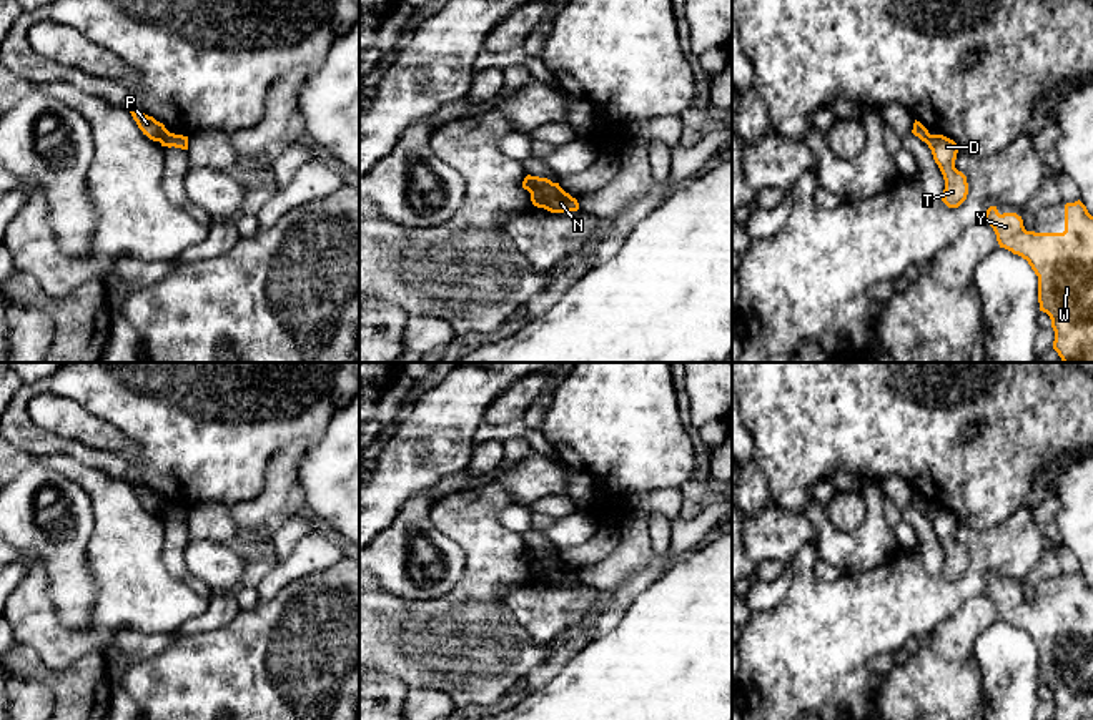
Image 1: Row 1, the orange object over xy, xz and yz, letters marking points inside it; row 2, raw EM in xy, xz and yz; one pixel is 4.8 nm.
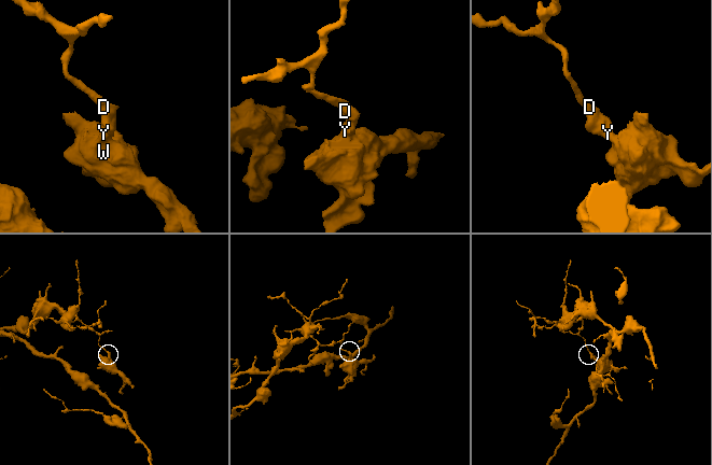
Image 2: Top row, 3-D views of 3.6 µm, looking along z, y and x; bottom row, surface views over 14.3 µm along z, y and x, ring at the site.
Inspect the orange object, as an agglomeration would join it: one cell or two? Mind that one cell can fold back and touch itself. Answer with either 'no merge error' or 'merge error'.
merge error

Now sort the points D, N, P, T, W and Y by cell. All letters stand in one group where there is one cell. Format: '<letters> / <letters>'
D N T W Y / P

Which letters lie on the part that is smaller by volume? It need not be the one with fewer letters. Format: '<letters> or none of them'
D, N, T, W, Y

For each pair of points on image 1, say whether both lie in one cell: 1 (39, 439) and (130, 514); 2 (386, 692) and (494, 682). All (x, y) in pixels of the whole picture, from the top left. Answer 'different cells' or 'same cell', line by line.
1: different cells
2: different cells

